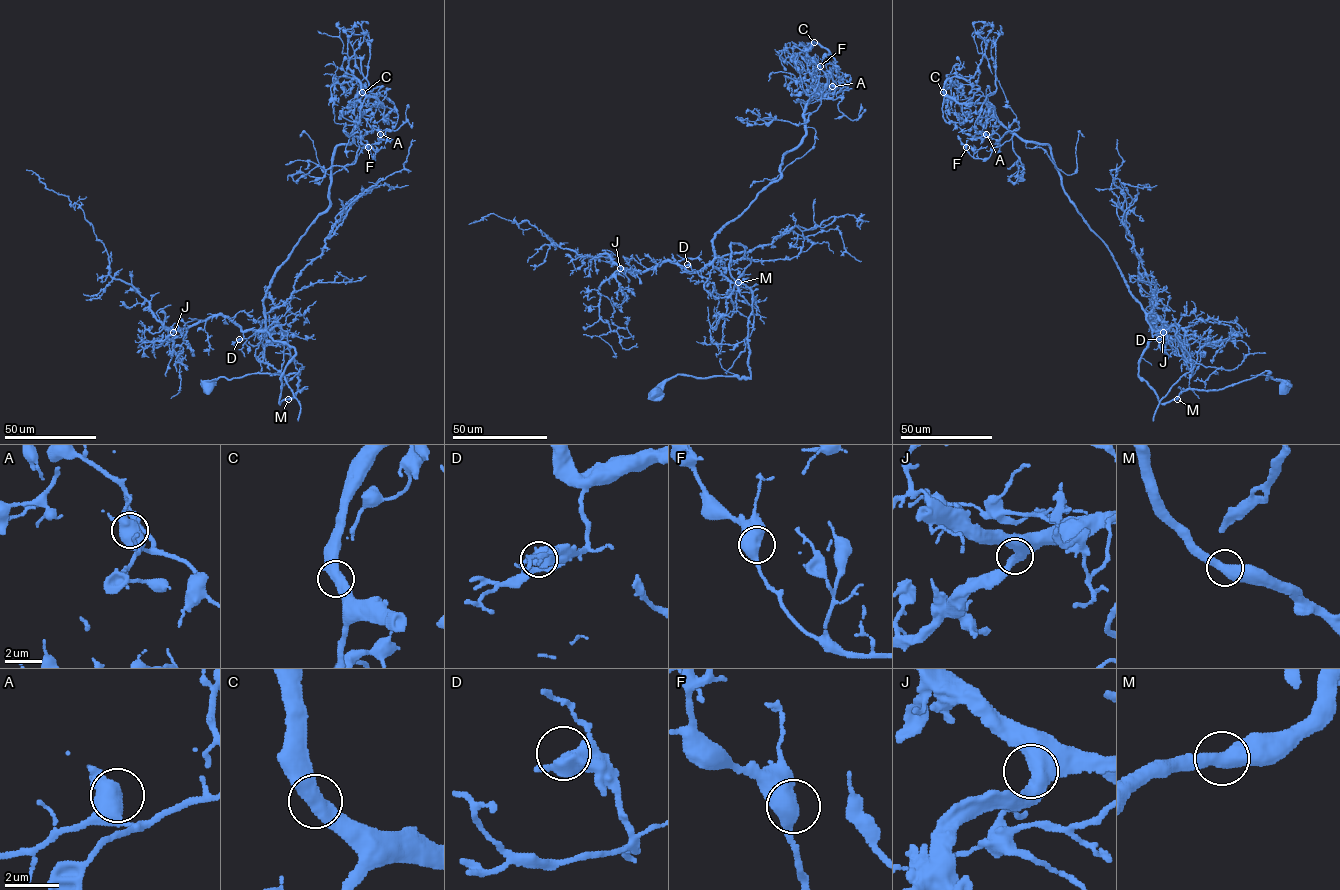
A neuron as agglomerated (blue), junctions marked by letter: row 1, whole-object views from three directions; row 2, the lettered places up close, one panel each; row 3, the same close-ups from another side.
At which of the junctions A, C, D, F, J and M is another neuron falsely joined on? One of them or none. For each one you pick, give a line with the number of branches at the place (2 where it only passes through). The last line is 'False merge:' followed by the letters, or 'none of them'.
False merge: none of them

